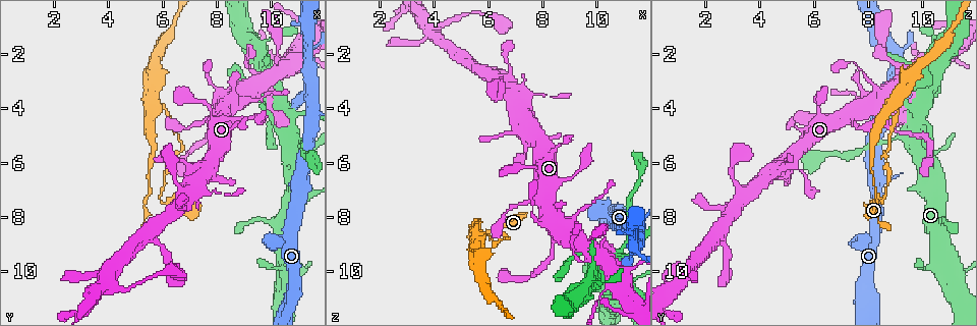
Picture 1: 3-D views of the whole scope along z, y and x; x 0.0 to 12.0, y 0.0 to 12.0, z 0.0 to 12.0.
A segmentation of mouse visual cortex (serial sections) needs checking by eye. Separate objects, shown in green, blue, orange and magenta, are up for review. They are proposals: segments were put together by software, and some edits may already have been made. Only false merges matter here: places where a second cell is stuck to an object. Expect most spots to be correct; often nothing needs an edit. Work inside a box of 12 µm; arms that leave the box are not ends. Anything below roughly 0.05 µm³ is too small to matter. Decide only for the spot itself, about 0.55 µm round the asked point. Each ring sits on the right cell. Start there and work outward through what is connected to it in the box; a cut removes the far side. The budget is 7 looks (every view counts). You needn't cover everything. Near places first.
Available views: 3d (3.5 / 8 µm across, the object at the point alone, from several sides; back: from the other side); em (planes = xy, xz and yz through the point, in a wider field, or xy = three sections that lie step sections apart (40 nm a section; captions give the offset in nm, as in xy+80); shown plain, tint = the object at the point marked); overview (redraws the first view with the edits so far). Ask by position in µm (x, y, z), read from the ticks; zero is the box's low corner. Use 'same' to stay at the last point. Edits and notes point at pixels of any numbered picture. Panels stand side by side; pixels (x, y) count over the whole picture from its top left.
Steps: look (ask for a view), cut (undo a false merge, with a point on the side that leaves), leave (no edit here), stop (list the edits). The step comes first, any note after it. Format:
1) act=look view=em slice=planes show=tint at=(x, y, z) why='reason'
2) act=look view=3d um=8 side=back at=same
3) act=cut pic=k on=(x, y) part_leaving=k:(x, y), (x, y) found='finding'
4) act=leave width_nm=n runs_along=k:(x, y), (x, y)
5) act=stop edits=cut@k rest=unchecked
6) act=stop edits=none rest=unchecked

act=look view=3d um=3.5 at=(11.1, 5.2, 8.7) why='a narrow waist'

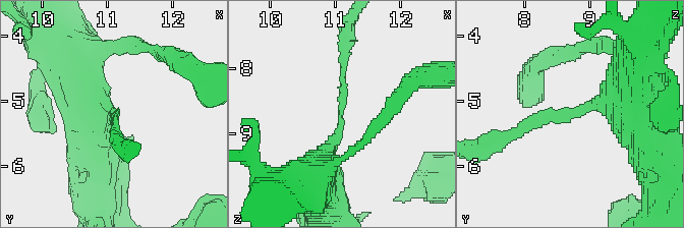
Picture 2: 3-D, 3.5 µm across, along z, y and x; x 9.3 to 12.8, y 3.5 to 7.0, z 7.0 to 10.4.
act=look view=em slice=xy step=1 show=tint at=(11.05, 5.20, 8.70)

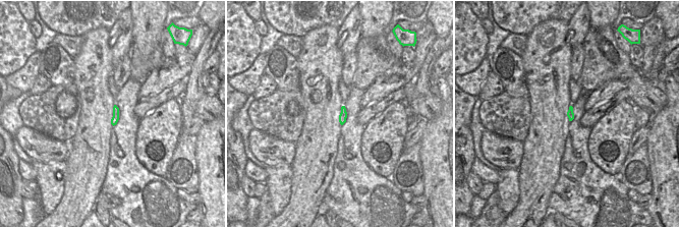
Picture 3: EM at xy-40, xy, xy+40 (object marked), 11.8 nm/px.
act=leave arm_widths_nm=150,350 runs_along=2:(635, 102), (564, 111), (507, 139) found='continuous, no second cell'

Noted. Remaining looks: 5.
act=look view=3d um=3.5 at=(10.1, 4.5, 10.0) why='sharp bend'

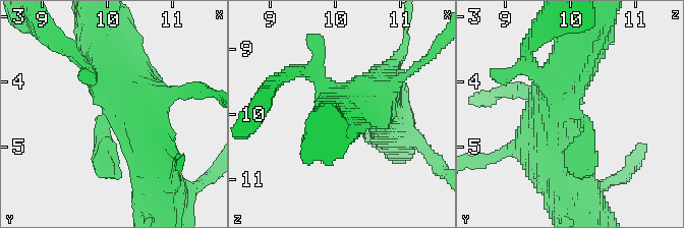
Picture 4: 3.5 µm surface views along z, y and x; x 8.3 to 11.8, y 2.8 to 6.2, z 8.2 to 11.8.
act=look view=em slice=xy step=3 show=tint at=(10.10, 4.40, 10.00)

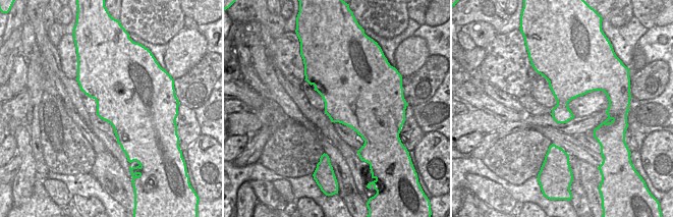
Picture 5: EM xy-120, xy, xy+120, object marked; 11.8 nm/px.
act=leave width_nm=750 runs_along=4:(149, 137), (101, 29) found='all the same cell'

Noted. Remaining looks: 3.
act=look view=3d um=3.5 at=(6.0, 7.3, 8.6) why='sharp bend'

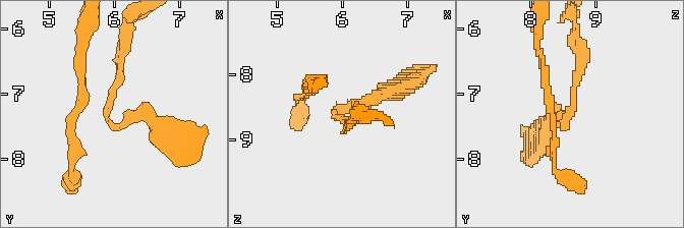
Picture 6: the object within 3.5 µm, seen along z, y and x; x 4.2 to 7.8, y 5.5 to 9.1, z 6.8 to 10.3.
act=look view=em slice=xy step=3 show=tint at=(5.95, 7.45, 8.50) arm_widths_nm=150,250 why='need the tissue'

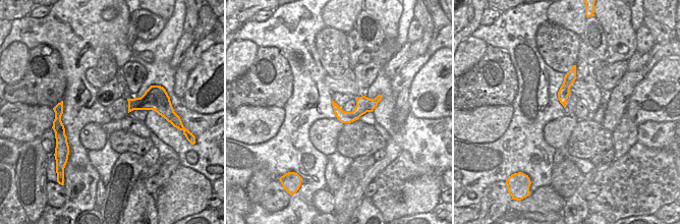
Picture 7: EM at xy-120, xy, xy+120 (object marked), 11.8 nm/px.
act=leave found='all the same cell'

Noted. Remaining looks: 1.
act=stop edits=none rest=unchecked

